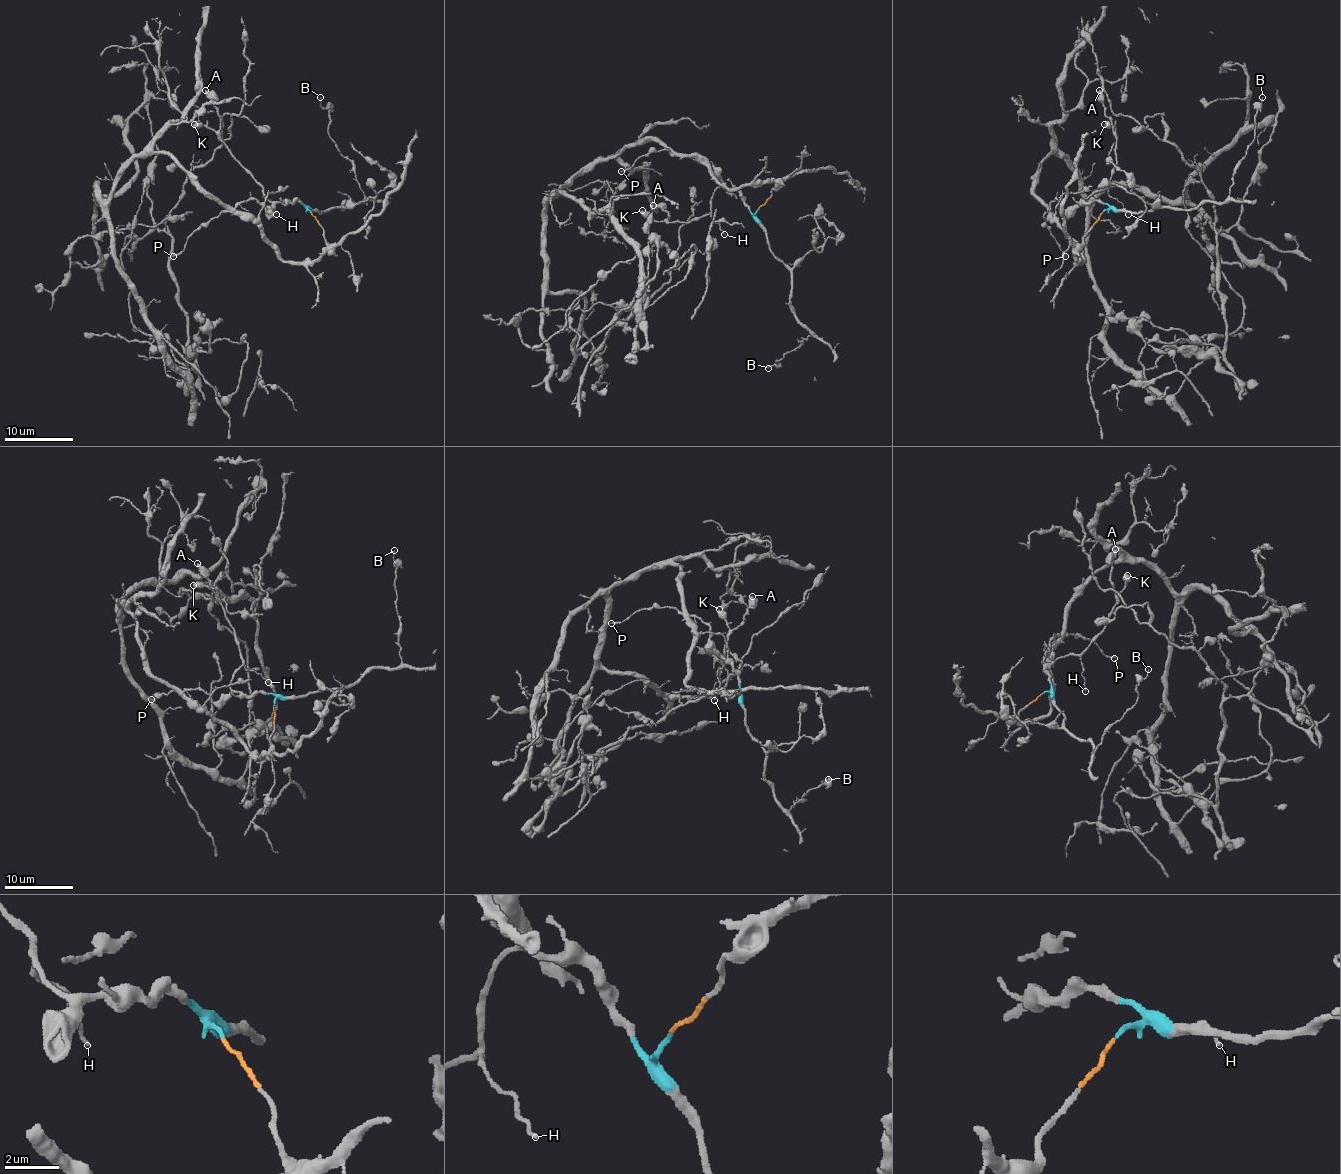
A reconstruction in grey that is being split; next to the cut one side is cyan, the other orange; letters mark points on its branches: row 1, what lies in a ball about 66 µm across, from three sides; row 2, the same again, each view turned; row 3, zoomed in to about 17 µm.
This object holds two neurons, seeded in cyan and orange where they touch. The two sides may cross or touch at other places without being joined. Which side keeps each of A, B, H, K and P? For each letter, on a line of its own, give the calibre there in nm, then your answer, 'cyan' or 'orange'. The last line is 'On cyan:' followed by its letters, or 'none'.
A: 420 nm thick; cyan
B: 100 nm thick; cyan
H: 100 nm thick; cyan
K: 550 nm thick; cyan
P: 160 nm thick; cyan
On cyan: A, B, H, K, P

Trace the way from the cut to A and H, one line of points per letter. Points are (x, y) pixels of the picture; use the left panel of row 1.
A: (311, 212), (297, 200), (271, 202), (266, 196), (264, 188), (221, 138), (221, 117), (214, 98), (205, 90)
H: (311, 212), (297, 200), (271, 202), (262, 190), (276, 214)

